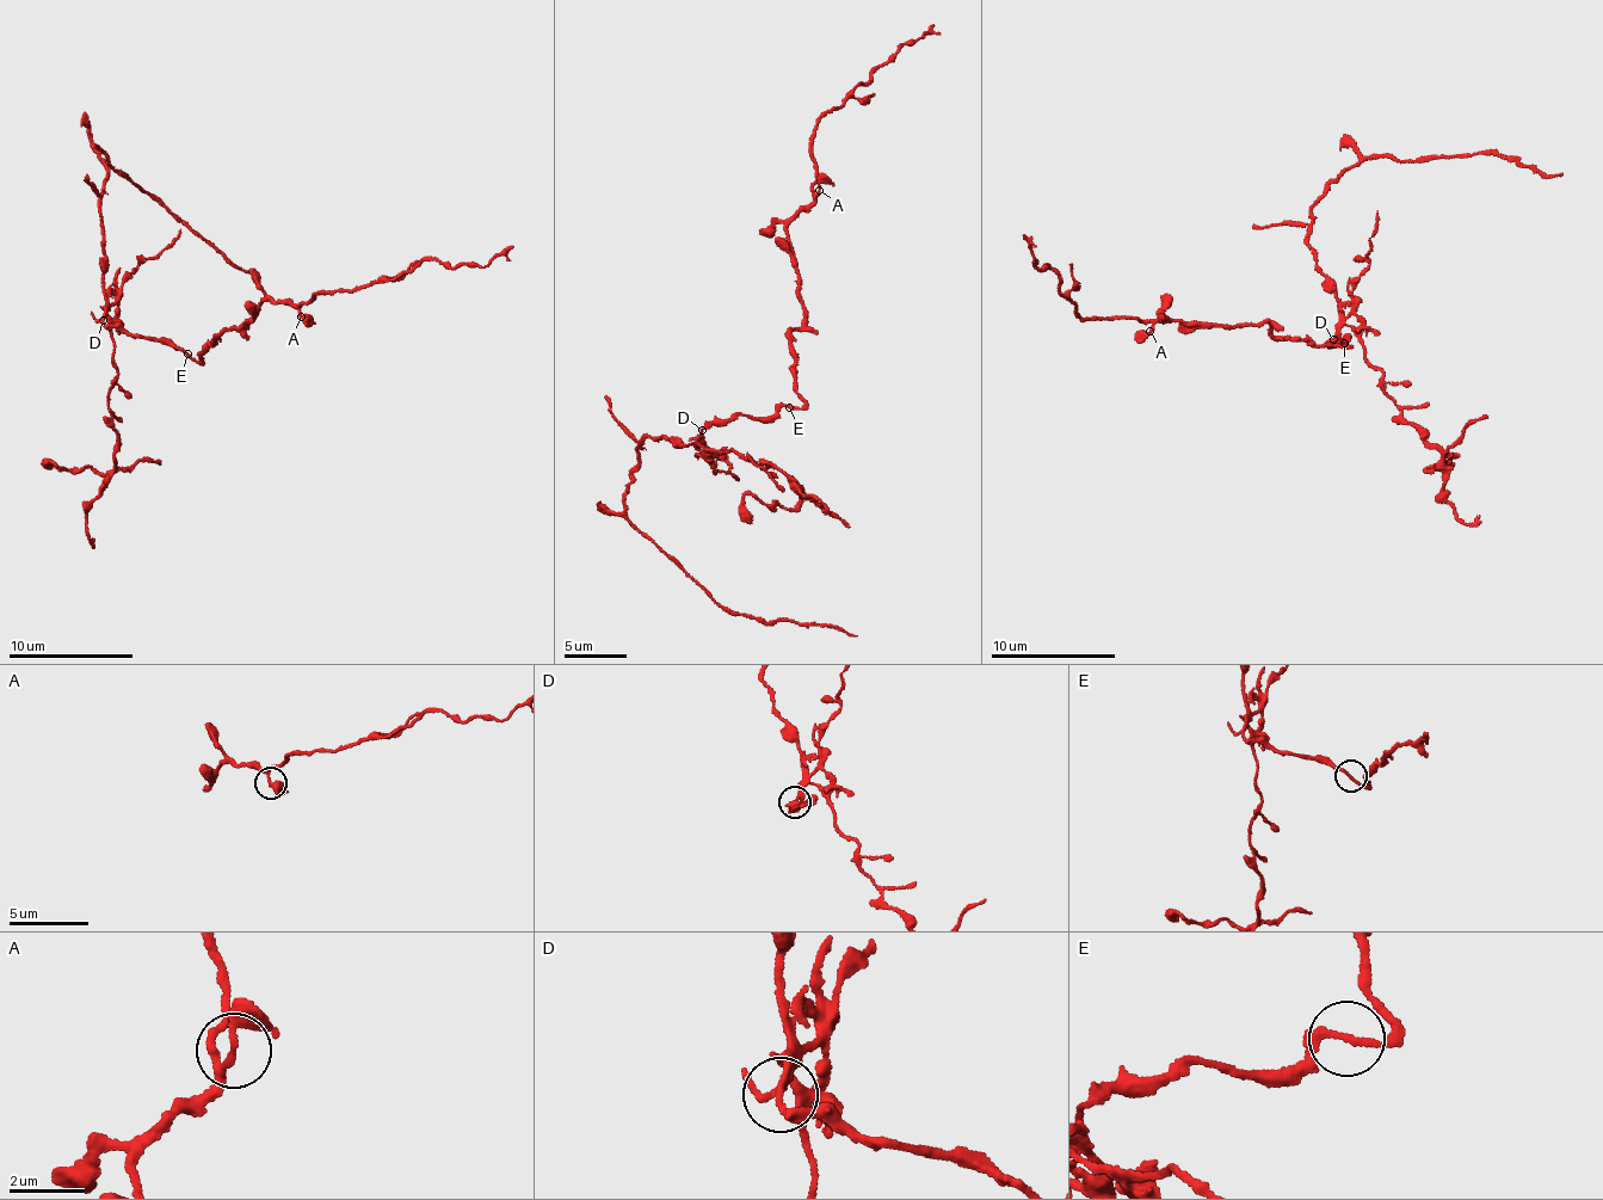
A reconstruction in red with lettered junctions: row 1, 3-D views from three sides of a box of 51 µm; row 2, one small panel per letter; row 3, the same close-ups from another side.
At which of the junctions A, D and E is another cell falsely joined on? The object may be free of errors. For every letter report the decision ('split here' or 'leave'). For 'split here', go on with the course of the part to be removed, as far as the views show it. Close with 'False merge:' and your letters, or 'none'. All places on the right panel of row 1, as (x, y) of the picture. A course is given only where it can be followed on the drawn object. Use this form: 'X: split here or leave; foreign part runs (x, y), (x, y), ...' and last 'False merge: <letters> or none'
A: leave
D: split here; foreign part runs (1332, 340), (1339, 299), (1314, 264), (1306, 223), (1324, 189), (1363, 160), (1484, 152), (1563, 174)
E: leave
False merge: D

